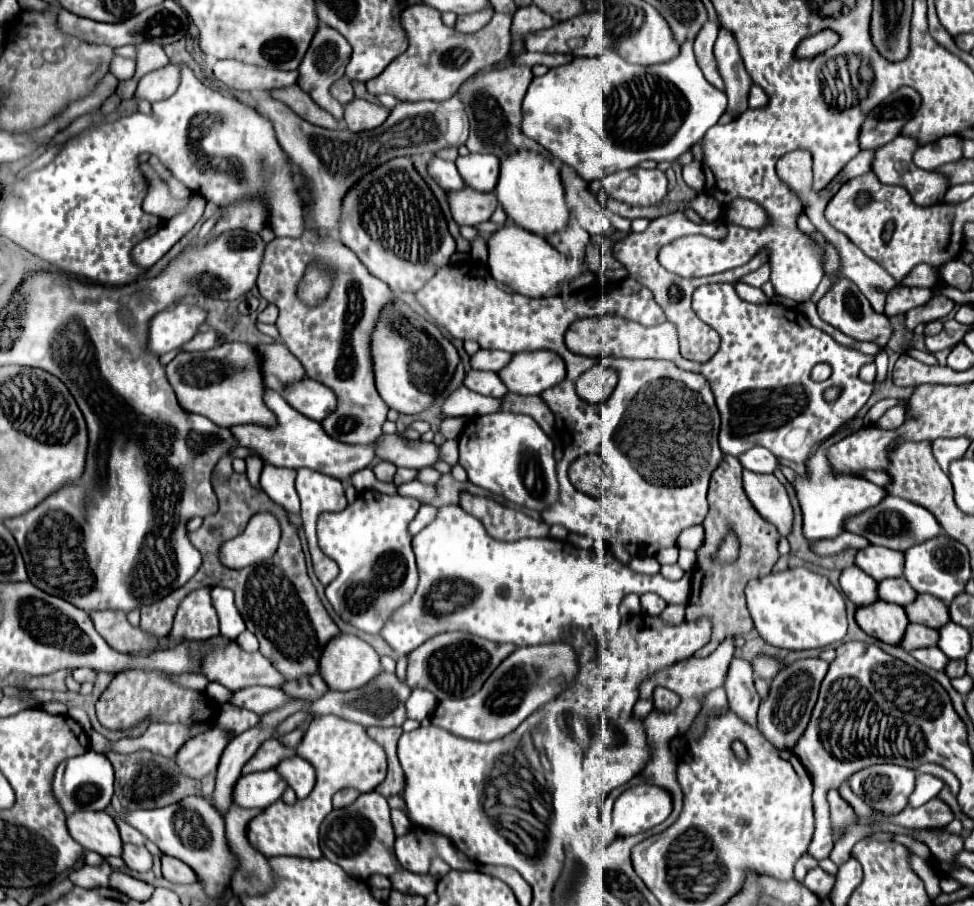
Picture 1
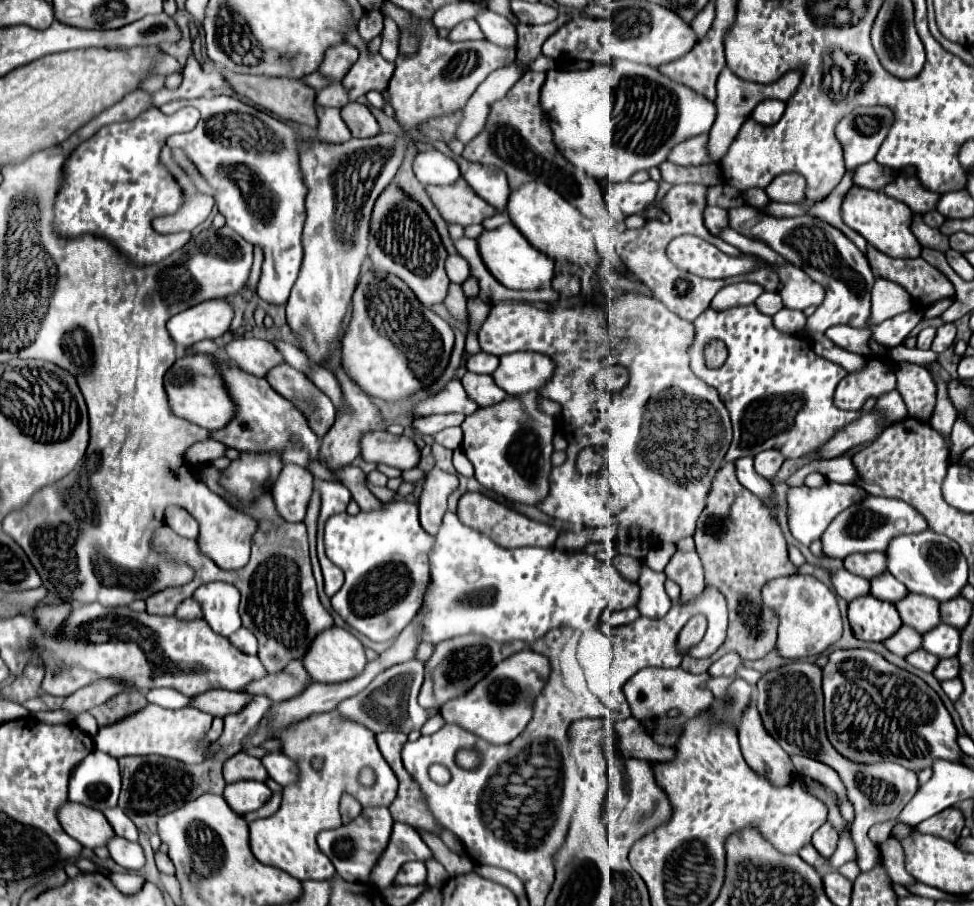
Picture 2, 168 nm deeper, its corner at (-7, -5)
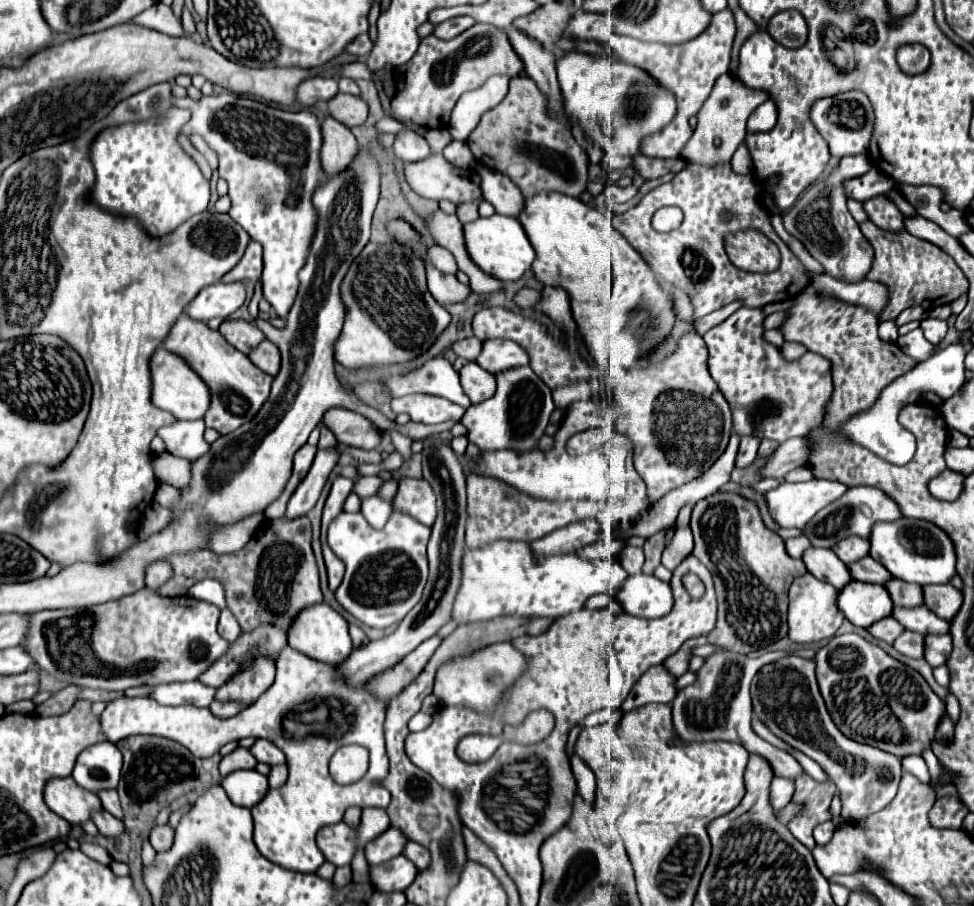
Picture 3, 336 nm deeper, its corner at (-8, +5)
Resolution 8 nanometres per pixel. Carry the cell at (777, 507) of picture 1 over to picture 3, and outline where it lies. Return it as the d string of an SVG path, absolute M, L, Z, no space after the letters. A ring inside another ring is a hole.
M744 438L740 442L738 448L738 456L736 456L736 468L748 468L754 460L756 460L756 452L760 446L760 438Z

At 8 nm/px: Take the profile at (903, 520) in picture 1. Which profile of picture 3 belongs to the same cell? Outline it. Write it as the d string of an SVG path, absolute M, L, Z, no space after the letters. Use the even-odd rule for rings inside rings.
M858 486L858 488L848 488L842 498L836 502L828 504L824 510L820 510L804 528L804 534L810 538L812 546L816 548L832 548L836 542L848 538L848 536L860 536L868 538L872 532L872 526L876 522L896 522L902 518L900 506L880 488L870 488L870 486Z

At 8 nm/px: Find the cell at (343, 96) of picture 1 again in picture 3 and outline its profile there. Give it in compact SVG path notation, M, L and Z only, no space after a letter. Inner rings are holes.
M308 78L298 88L298 102L304 106L314 106L318 100L330 100L338 94L338 80L336 78Z

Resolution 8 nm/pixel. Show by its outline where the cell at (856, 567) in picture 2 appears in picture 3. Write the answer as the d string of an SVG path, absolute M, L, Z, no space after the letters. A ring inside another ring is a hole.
M850 536L850 538L844 538L844 542L838 542L832 550L838 554L840 560L844 560L846 564L852 564L868 556L868 546L870 546L868 540Z

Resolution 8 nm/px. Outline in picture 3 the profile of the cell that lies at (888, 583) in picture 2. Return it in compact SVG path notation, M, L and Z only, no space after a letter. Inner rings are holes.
M866 556L860 562L848 564L850 574L854 580L860 582L870 582L870 584L884 584L888 582L888 578L892 578L892 574L888 574L888 570L884 570L884 566L880 566L874 558Z

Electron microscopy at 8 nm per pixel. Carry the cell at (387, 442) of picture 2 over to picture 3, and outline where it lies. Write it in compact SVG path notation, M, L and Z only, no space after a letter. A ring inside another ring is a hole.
M332 408L324 414L324 424L334 432L336 440L346 446L376 450L382 442L380 428L366 416L348 408Z

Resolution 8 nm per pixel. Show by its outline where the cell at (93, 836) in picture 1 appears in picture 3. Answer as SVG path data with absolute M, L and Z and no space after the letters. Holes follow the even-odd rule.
M54 778L44 788L44 800L52 812L70 824L84 824L90 820L94 810L102 808L102 802L96 794L76 786L76 782L68 778Z

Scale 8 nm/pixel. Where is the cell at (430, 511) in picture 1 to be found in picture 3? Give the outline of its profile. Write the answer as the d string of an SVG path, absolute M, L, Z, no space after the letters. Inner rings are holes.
M404 478L394 496L394 508L410 514L424 526L432 526L436 520L436 494L424 478Z

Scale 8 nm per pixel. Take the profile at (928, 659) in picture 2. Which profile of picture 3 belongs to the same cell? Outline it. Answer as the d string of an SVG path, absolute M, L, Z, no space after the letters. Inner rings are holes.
M906 630L900 638L896 638L894 648L908 658L922 658L924 656L924 636Z

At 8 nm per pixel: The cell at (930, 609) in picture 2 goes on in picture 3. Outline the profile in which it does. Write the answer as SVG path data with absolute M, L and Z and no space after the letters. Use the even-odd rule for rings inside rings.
M892 578L890 582L886 582L886 590L888 590L894 606L916 608L916 606L922 606L924 604L922 586L916 586L916 584L910 584L910 582Z

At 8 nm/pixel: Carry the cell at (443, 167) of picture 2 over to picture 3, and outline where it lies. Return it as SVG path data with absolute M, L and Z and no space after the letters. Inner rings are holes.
M400 132L394 142L394 154L404 162L418 162L430 158L434 152L426 138L418 136L416 132Z

